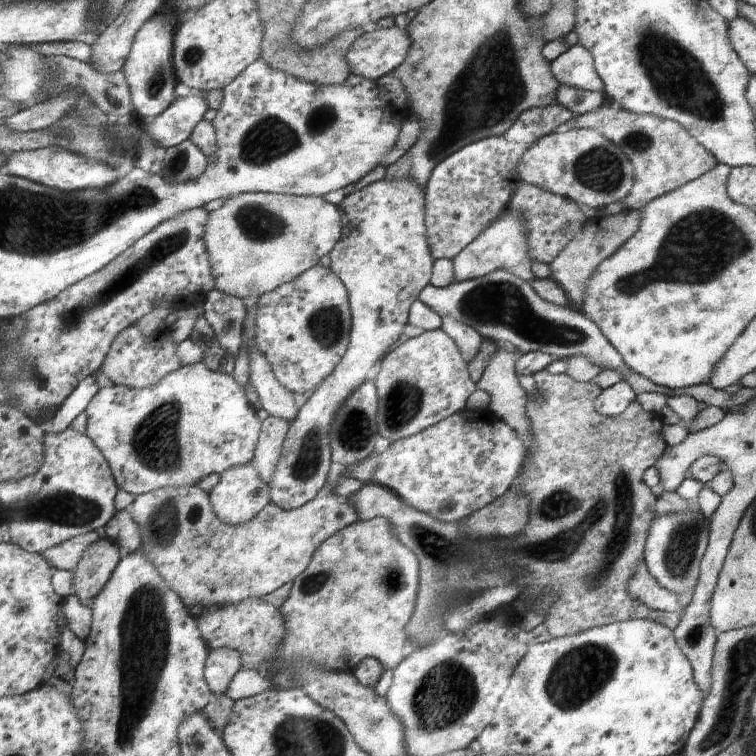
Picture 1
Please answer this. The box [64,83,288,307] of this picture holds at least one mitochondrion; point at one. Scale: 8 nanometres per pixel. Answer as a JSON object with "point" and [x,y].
{"point":[258,225]}

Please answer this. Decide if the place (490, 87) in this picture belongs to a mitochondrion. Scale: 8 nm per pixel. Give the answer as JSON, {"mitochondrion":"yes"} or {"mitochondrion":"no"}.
{"mitochondrion":"yes"}

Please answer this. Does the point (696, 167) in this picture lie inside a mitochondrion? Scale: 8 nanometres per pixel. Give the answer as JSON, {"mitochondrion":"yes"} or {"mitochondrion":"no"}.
{"mitochondrion":"no"}

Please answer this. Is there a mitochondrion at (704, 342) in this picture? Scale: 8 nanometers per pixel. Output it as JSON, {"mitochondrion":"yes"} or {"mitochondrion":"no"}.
{"mitochondrion":"no"}

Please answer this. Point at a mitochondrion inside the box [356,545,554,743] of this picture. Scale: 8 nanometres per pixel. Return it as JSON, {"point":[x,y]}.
{"point":[447,693]}

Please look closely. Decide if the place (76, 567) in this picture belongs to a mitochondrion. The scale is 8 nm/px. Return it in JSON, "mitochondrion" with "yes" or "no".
{"mitochondrion":"no"}

